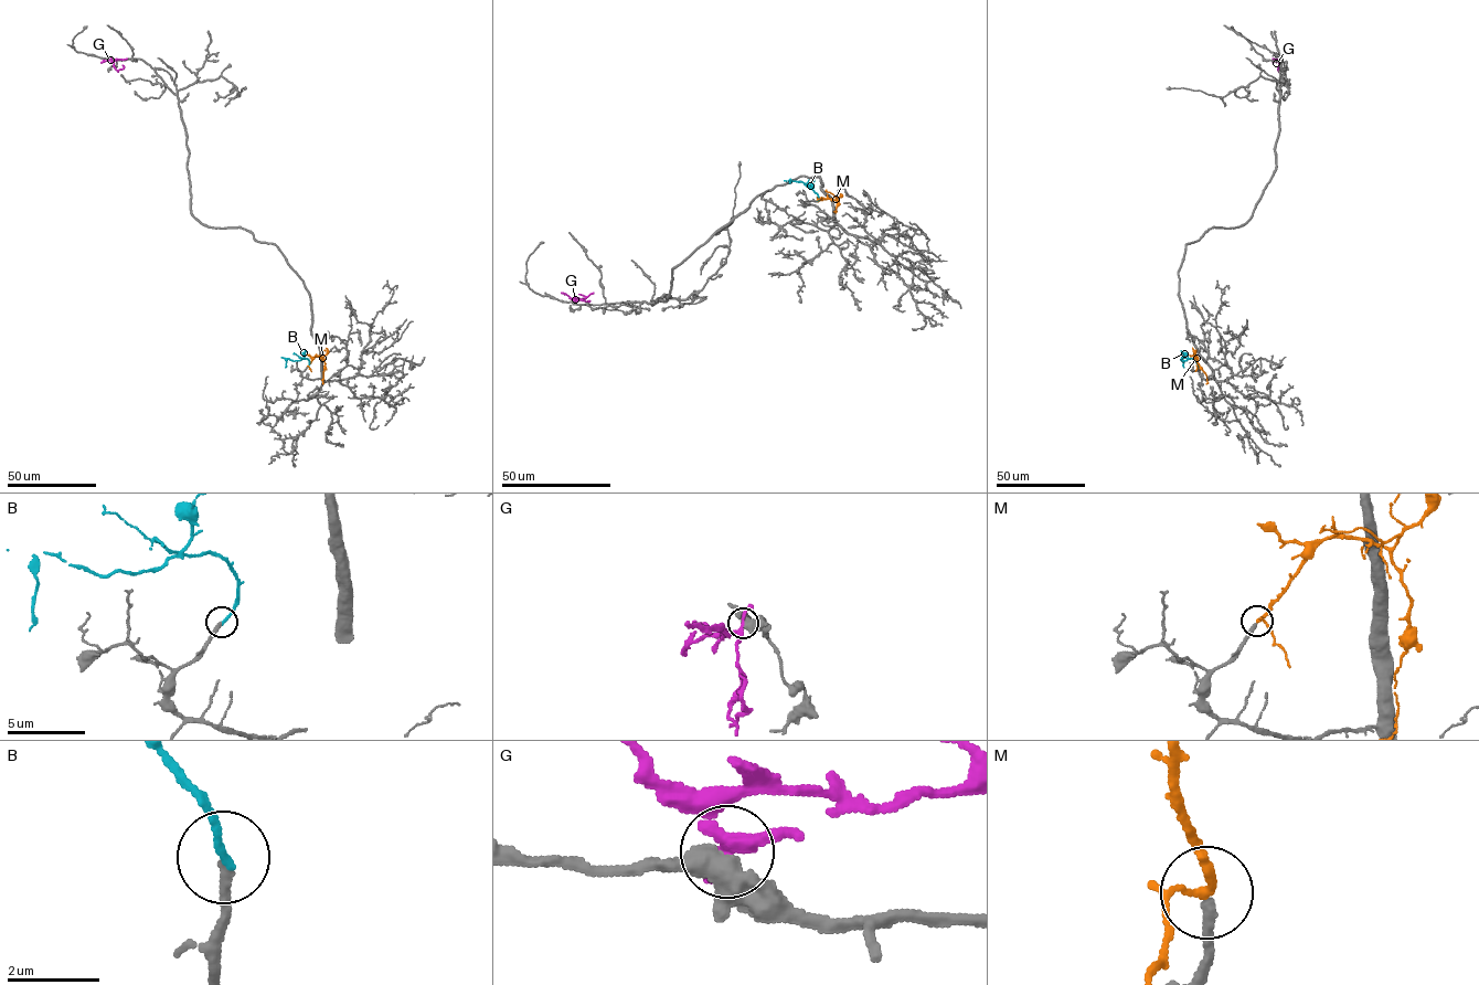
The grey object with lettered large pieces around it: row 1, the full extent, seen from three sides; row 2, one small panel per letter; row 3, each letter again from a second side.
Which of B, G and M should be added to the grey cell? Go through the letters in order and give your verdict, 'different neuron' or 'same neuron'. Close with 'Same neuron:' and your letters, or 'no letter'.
B: different neuron
G: different neuron
M: same neuron
Same neuron: M

